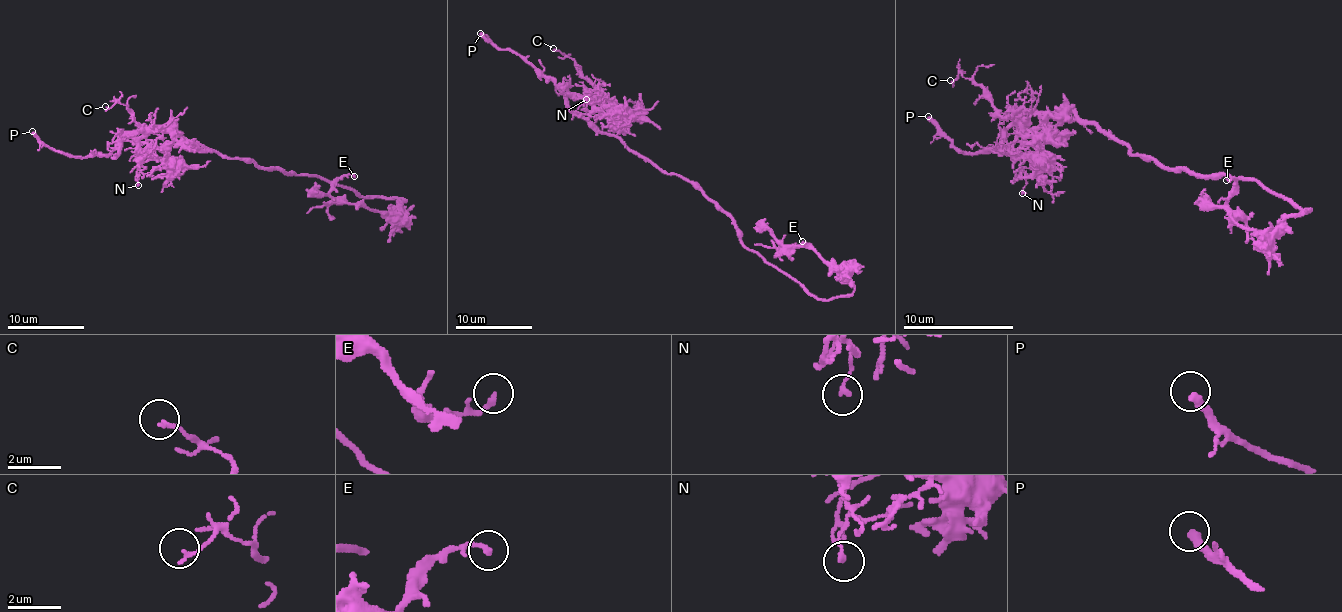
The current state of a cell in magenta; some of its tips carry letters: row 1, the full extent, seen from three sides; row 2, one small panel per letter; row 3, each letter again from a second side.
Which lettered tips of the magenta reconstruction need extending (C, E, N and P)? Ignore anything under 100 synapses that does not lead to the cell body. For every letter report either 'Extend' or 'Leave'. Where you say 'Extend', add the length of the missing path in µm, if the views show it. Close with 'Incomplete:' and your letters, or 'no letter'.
C: Leave
E: Leave
N: Leave
P: Extend. Missing length about 40 µm
Incomplete: P

